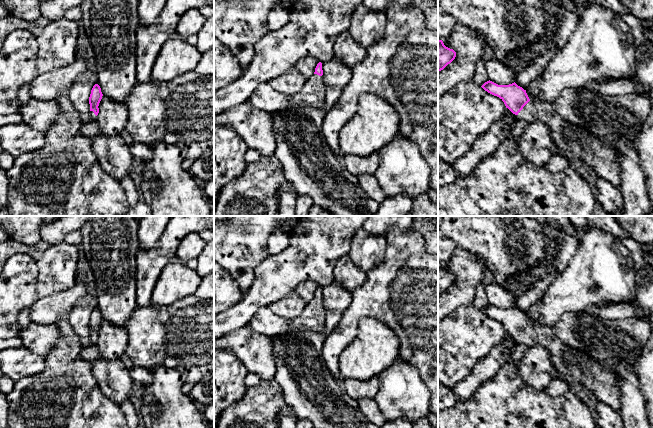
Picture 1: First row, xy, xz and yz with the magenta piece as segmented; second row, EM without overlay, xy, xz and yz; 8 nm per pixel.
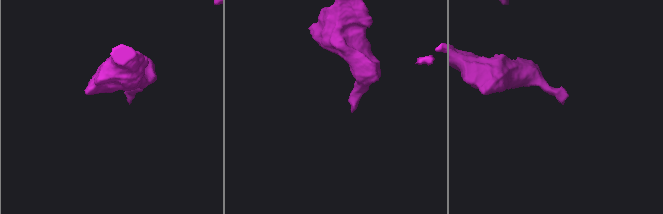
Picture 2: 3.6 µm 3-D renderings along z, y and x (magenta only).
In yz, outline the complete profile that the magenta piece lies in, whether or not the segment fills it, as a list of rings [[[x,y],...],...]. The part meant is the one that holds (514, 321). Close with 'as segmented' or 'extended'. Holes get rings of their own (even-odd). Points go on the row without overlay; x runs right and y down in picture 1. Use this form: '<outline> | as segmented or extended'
[[[487,305],[481,310],[488,317],[499,321],[513,338],[528,347],[543,346],[551,353],[555,375],[590,390],[599,401],[620,412],[620,389],[616,372],[586,353],[576,351],[559,340],[552,327],[530,324],[526,314],[515,306],[498,309]]] | extended

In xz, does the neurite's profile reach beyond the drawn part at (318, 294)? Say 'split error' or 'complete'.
split error

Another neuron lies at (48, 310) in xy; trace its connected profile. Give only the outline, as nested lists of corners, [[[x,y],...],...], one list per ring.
[[[83,280],[68,290],[38,299],[30,309],[31,322],[51,325],[61,318],[68,318],[70,312],[89,290]]]

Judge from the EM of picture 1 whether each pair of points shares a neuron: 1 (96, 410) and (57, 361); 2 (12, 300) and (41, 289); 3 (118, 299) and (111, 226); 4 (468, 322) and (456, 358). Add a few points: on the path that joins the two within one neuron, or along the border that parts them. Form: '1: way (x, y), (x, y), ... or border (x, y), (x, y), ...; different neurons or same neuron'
1: way (84, 398), (81, 395), (81, 386), (68, 373); same neuron
2: border (38, 268), (37, 298); different neurons
3: way (116, 281), (111, 244); same neuron
4: way (467, 331), (456, 344), (456, 349); same neuron

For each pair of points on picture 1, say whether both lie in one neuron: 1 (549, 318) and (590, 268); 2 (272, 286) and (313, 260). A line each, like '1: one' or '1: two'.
1: one
2: one

